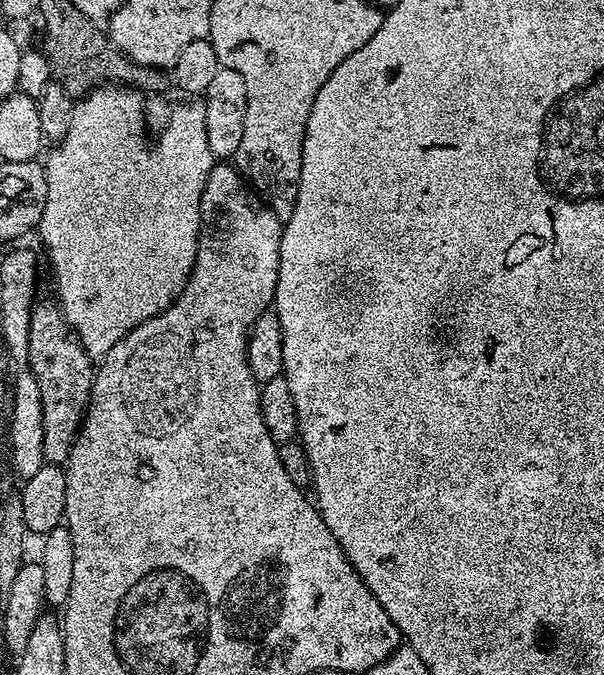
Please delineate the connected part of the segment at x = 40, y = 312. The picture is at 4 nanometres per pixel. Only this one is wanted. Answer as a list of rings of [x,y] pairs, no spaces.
[[[37,303],[32,310],[29,340],[29,366],[42,392],[42,414],[45,415],[45,458],[49,465],[67,465],[68,455],[76,441],[88,399],[92,397],[94,360],[82,346],[76,331],[64,320],[55,303]]]

